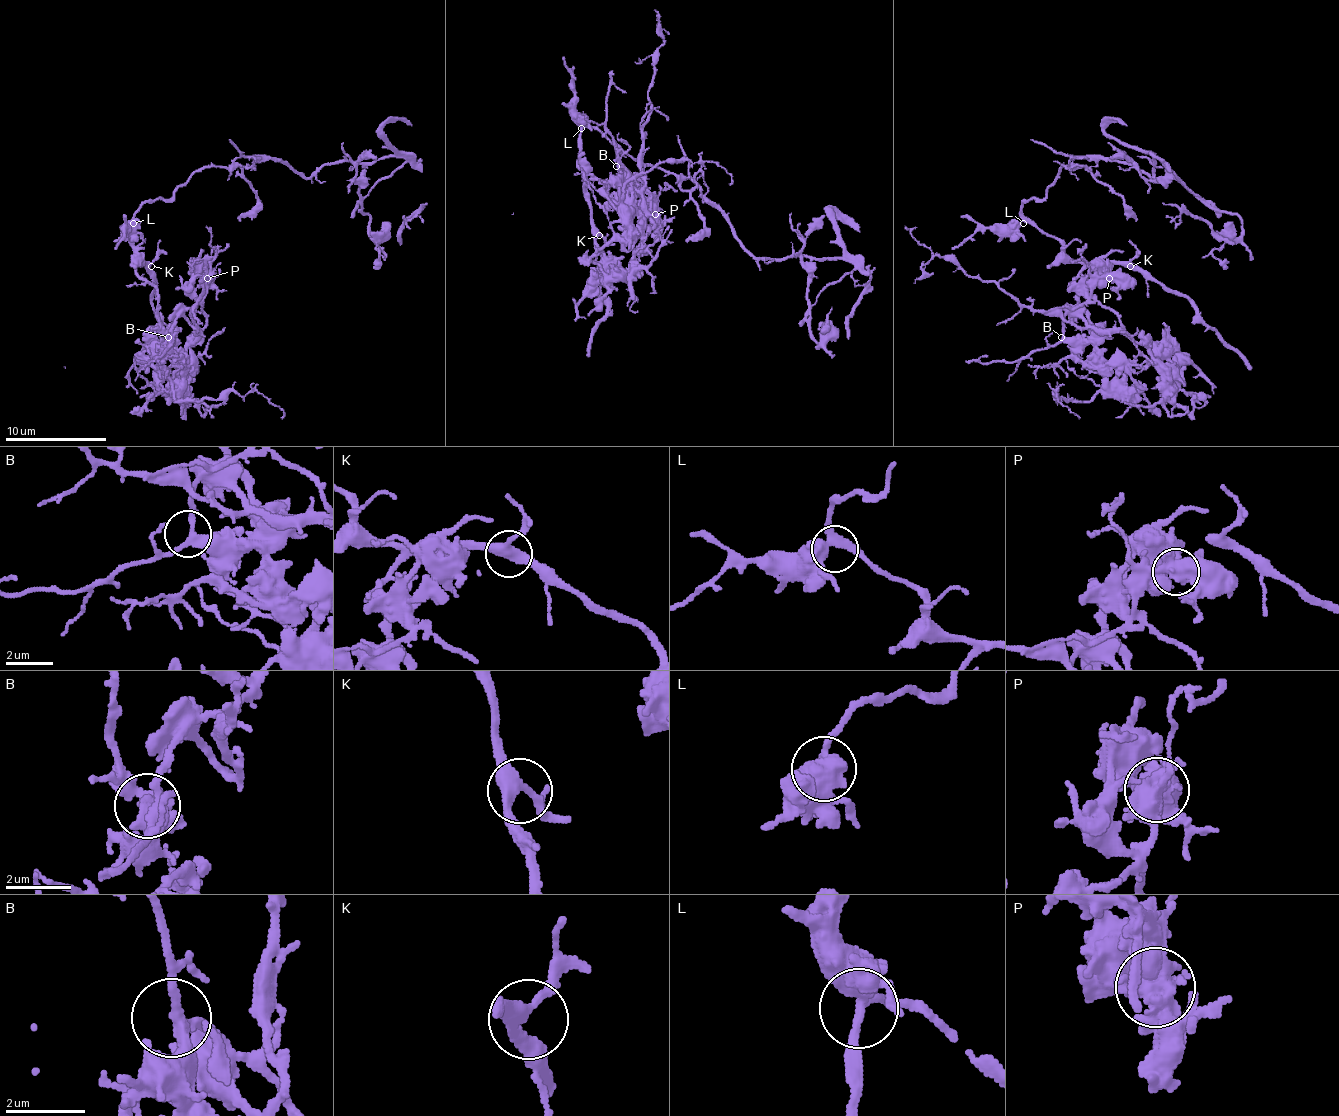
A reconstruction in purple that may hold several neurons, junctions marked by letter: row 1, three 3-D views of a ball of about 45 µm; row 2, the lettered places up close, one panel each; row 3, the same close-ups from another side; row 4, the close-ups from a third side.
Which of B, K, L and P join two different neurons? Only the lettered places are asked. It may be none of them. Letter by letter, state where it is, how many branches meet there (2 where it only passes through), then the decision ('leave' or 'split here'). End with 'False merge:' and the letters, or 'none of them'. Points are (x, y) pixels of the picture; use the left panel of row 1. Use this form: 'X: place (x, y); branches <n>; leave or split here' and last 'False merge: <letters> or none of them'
B: place (168, 337); branches 3; leave
K: place (151, 266); branches 3; leave
L: place (133, 223); branches 3; leave
P: place (207, 278); branches 2; split here
False merge: P

